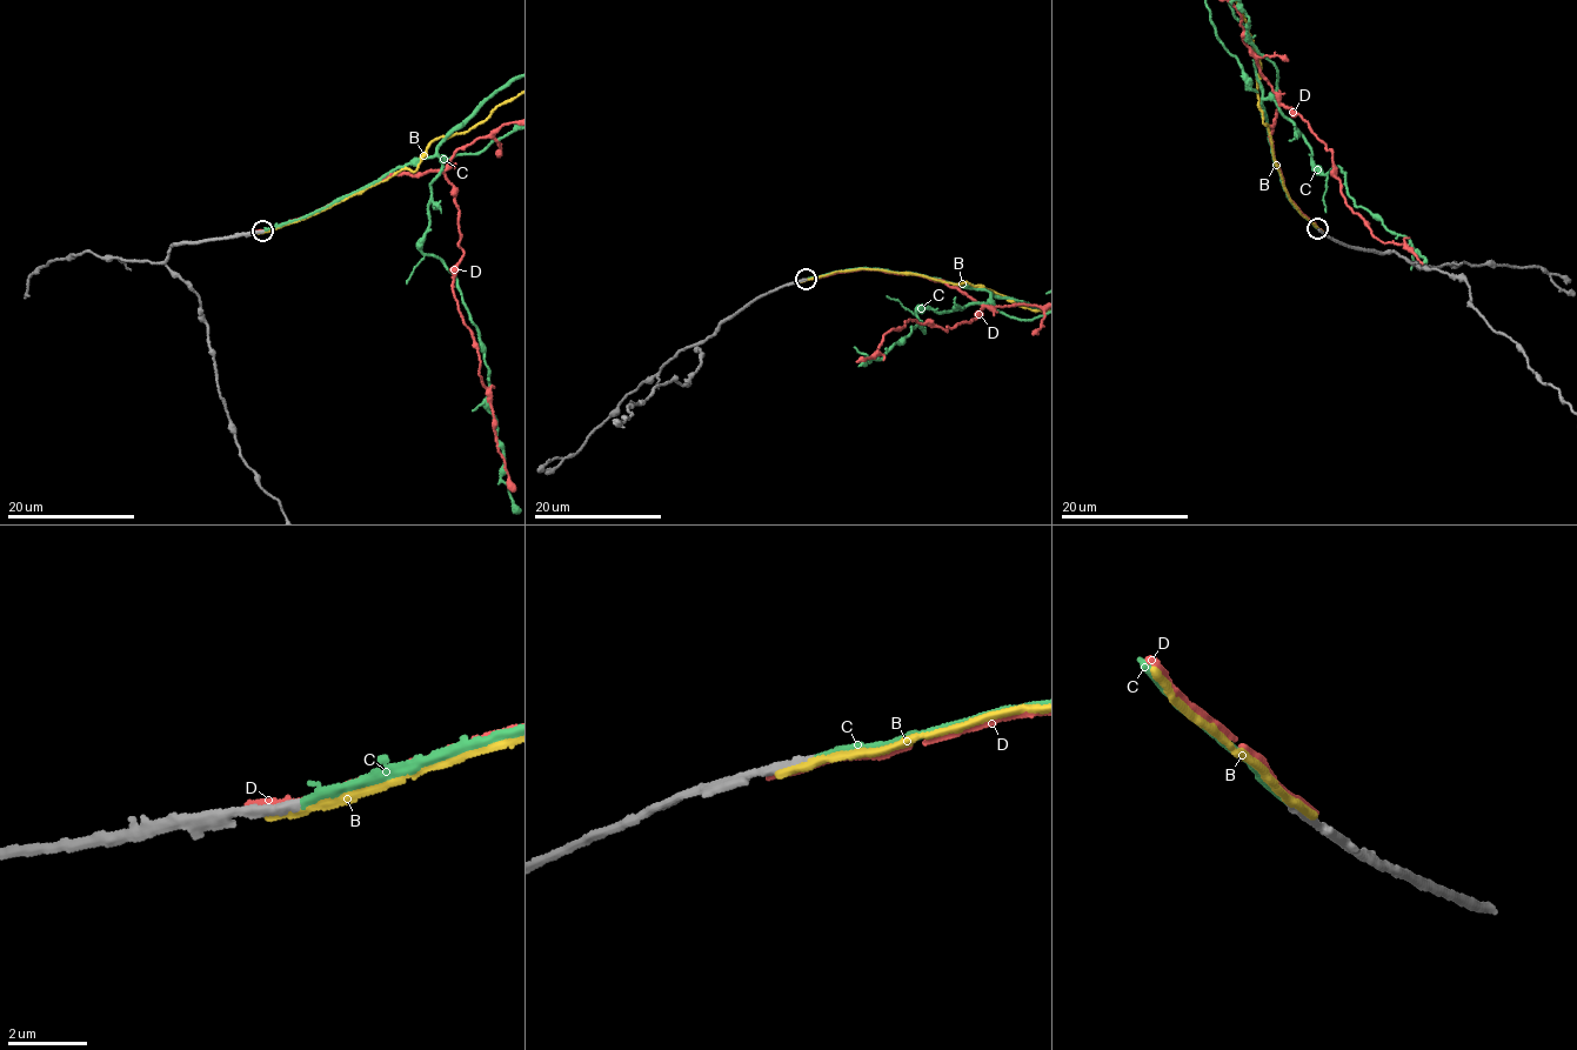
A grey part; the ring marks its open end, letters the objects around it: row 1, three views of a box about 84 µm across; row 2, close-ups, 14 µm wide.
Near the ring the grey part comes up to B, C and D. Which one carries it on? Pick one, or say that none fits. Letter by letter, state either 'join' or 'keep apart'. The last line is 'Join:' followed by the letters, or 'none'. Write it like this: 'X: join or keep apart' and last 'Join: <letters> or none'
B: keep apart
C: join
D: keep apart
Join: C

